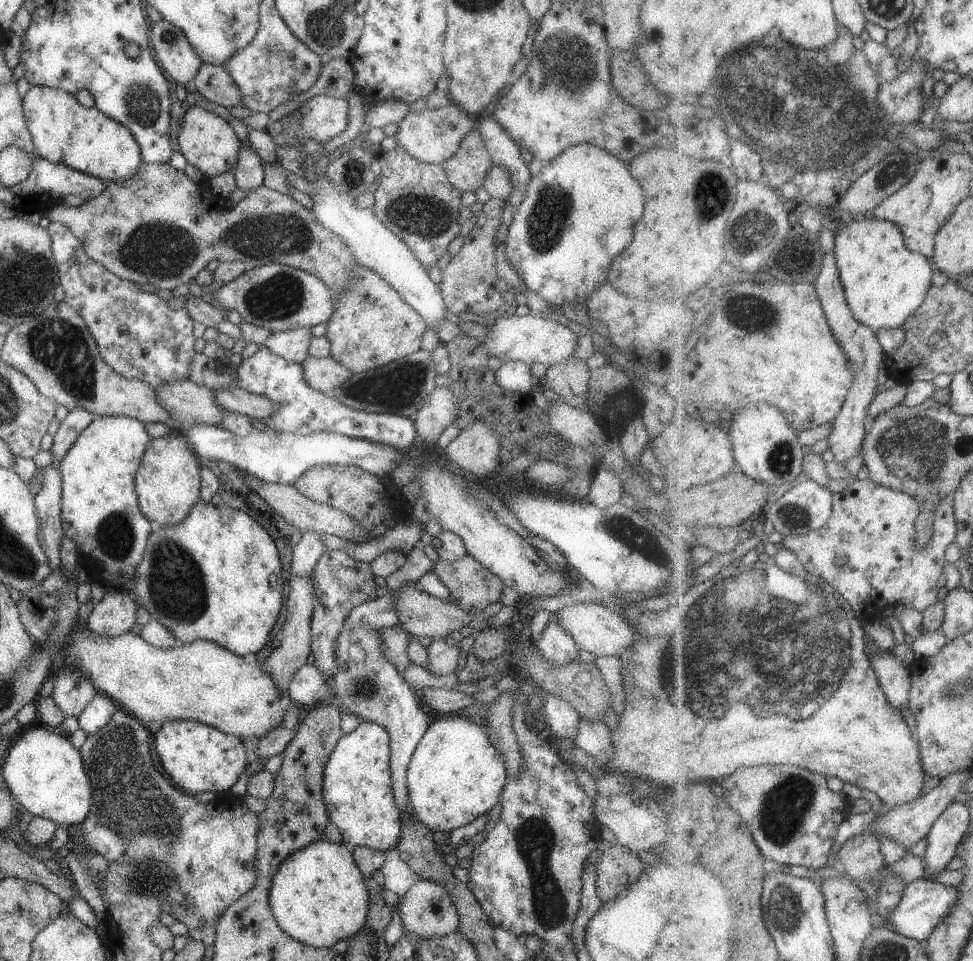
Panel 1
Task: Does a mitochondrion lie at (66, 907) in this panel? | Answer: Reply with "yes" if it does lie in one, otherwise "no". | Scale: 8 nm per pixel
no

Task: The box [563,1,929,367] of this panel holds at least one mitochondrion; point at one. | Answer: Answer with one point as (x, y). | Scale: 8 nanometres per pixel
(786, 83)

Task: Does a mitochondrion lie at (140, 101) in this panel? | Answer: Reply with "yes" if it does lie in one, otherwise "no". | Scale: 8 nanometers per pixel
yes

